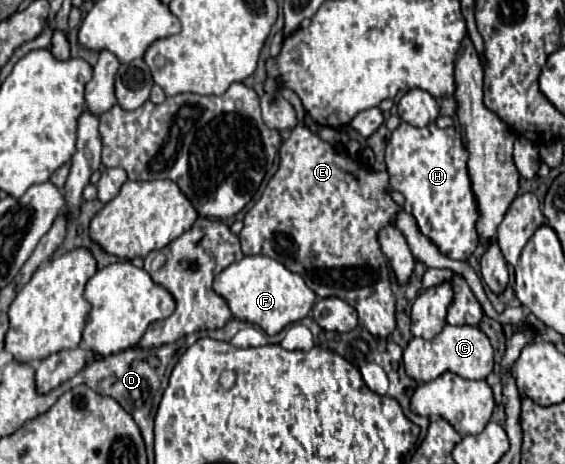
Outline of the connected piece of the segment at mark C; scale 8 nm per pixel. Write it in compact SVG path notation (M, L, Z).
M446 324L442 332L432 338L412 338L404 350L404 368L410 378L420 382L430 382L444 372L454 372L468 380L484 380L492 372L492 344L488 336L478 326L450 326Z

